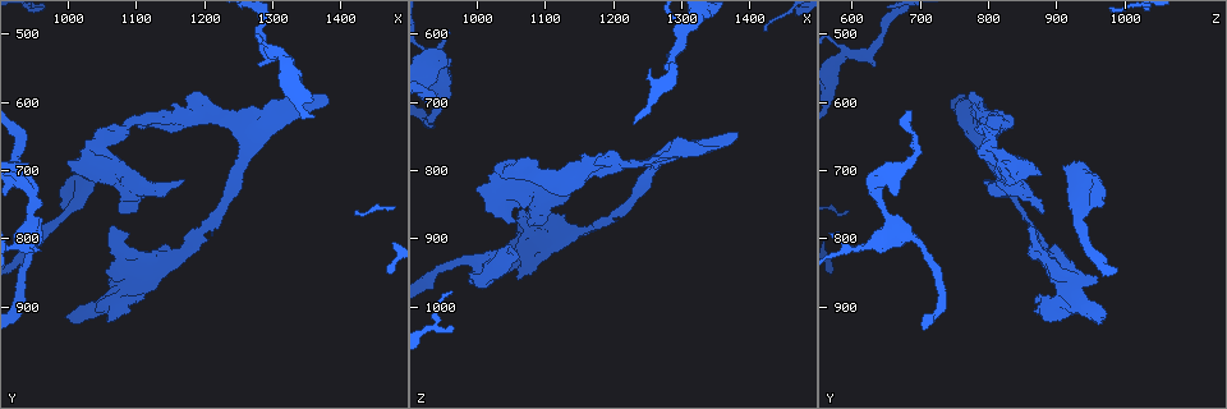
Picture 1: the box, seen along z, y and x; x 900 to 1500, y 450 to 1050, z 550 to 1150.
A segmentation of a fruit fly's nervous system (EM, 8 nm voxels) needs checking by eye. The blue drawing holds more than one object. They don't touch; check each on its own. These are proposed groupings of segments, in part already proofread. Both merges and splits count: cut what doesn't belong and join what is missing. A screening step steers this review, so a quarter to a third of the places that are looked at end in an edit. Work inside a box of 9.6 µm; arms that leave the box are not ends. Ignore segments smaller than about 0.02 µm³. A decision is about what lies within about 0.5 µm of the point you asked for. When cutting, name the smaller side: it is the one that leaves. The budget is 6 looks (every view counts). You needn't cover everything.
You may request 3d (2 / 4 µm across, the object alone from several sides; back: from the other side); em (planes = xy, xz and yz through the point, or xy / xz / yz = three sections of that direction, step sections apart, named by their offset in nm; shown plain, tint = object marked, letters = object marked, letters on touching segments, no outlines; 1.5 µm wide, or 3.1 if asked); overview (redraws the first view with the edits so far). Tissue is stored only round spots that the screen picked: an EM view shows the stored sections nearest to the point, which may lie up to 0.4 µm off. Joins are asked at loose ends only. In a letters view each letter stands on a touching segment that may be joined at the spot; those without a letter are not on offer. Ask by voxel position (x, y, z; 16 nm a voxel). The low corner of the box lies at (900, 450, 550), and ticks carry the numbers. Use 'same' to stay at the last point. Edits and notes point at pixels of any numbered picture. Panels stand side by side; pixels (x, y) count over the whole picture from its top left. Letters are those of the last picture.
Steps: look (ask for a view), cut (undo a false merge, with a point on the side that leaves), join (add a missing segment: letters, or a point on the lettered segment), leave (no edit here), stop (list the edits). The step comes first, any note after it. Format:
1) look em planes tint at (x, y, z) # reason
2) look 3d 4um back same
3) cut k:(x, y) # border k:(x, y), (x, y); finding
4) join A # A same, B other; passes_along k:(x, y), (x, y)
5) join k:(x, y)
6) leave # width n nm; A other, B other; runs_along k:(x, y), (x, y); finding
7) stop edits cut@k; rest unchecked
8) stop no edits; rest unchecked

look 3d 4um at (1260, 655, 785) # thin arm on a thick one

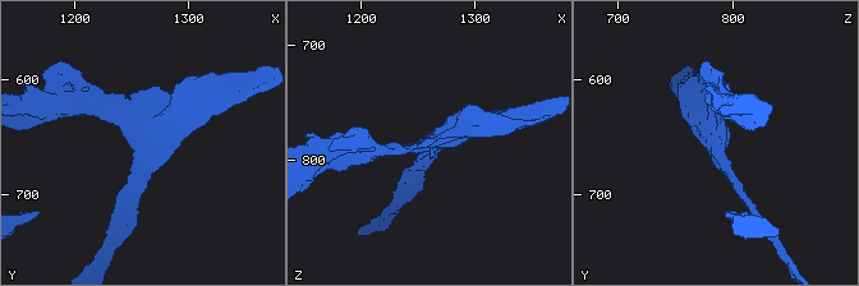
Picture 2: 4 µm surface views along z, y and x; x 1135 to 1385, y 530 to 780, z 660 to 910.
look em xy step 4 tint at (1256, 654, 788) # need the tissue

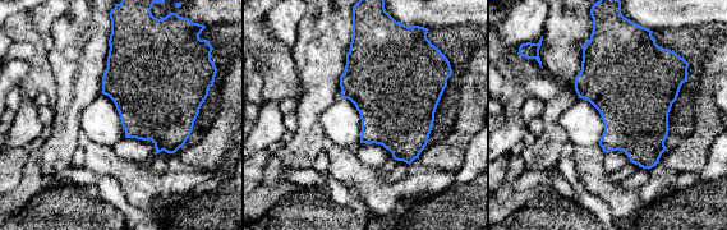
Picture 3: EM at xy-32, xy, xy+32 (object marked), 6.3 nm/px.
look em planes letters same

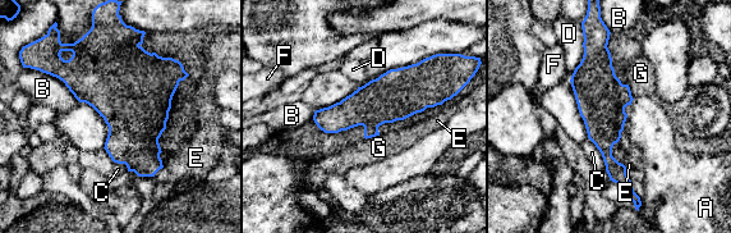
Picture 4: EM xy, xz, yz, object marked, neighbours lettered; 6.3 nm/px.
leave # A other, B other, C other, D other, E other, F other, G other; all the same neuron

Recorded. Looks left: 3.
look em planes plain at (1075, 890, 895) # abrupt turn

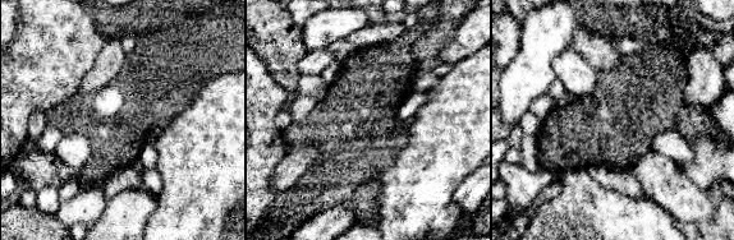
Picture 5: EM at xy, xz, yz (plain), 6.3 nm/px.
look em planes tint same # with the object marked

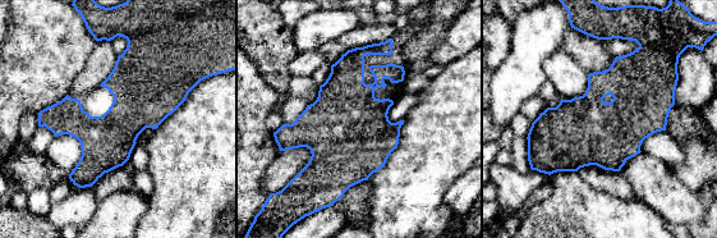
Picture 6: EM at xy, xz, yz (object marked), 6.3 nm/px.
look em planes letters same

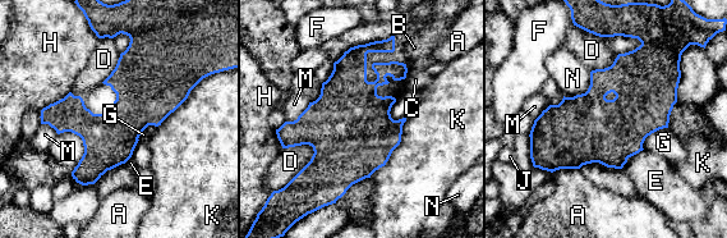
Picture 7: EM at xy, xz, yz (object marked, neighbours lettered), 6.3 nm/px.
leave # width 380 nm; A other, B other, C other, D other, E other, F other, G other, H other, J other, K other, M other, N other; border 7:(590, 72), (584, 92), (564, 96); all the same neuron

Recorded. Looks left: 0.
stop no edits; rest unchecked

